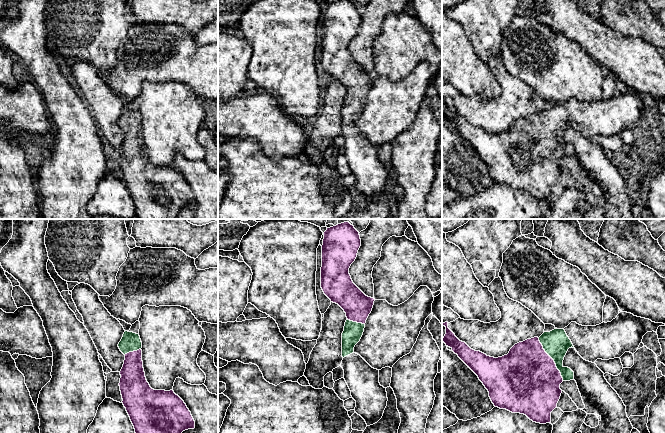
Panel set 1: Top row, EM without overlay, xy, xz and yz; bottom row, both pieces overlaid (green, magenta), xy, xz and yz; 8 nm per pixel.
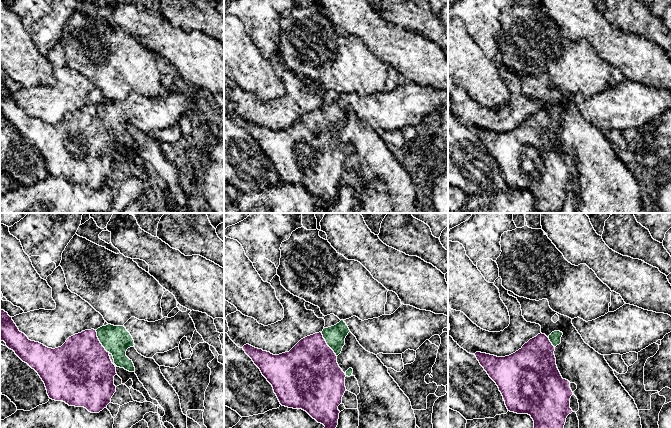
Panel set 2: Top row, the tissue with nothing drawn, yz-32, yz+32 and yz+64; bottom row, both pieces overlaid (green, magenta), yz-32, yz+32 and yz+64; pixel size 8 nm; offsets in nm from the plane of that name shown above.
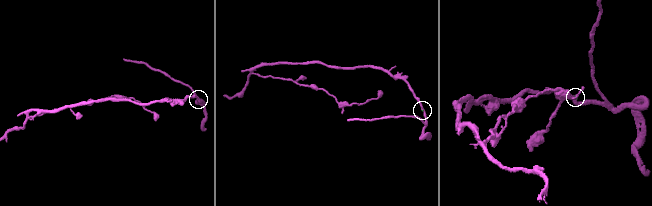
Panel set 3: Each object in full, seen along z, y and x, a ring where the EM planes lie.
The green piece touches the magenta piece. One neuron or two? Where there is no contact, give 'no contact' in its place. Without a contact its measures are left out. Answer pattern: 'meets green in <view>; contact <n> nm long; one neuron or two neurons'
meets green in yz; contact 400 nm long; one neuron

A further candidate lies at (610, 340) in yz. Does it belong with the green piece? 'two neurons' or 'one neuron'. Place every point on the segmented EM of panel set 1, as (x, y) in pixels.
one neuron

